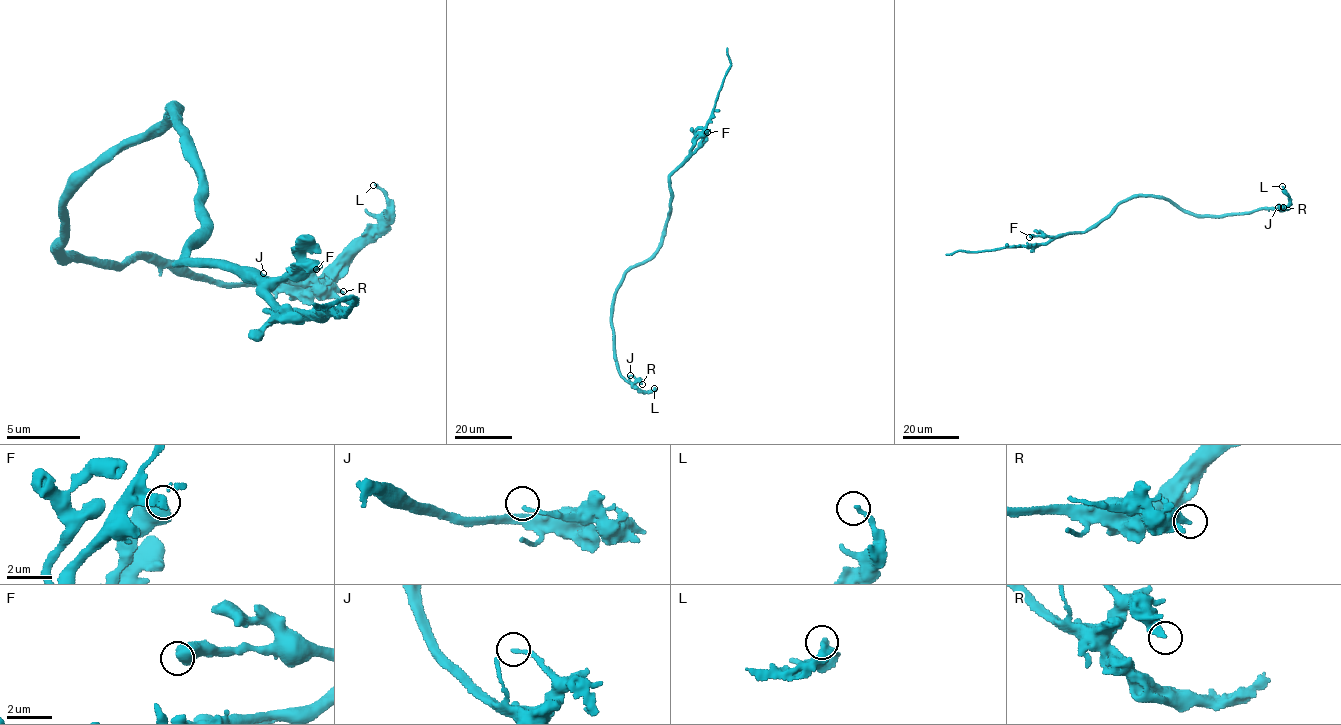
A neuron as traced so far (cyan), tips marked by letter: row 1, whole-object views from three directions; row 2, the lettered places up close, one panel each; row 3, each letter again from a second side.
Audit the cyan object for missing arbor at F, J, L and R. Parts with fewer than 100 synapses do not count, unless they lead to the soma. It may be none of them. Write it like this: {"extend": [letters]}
{"extend": []}

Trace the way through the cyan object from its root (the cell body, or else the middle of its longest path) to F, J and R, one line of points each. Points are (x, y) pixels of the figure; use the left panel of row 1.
F: (167, 115), (192, 149), (201, 209), (180, 261), (224, 259), (269, 279), (316, 269)
J: (167, 115), (183, 114), (95, 158), (65, 210), (61, 251), (228, 283), (302, 283), (263, 273)
R: (167, 115), (183, 114), (95, 158), (65, 210), (61, 251), (125, 267), (138, 257), (228, 283), (343, 291)

